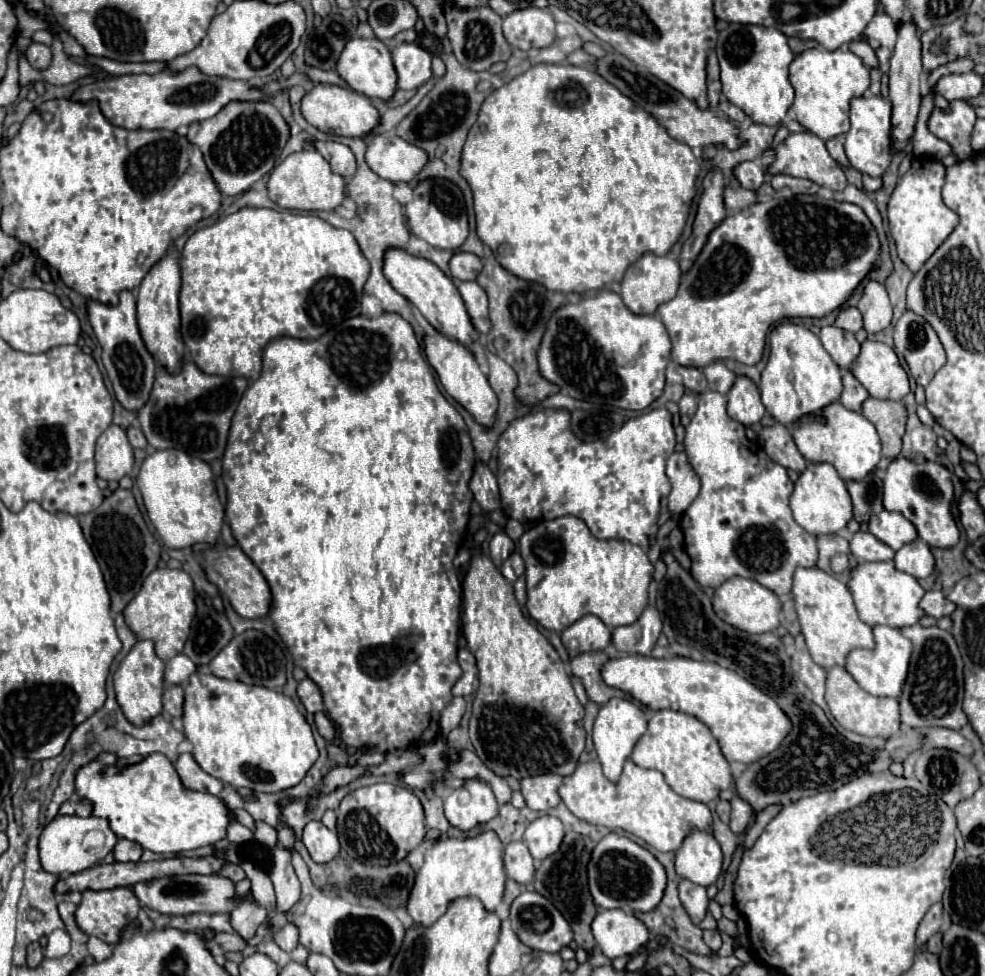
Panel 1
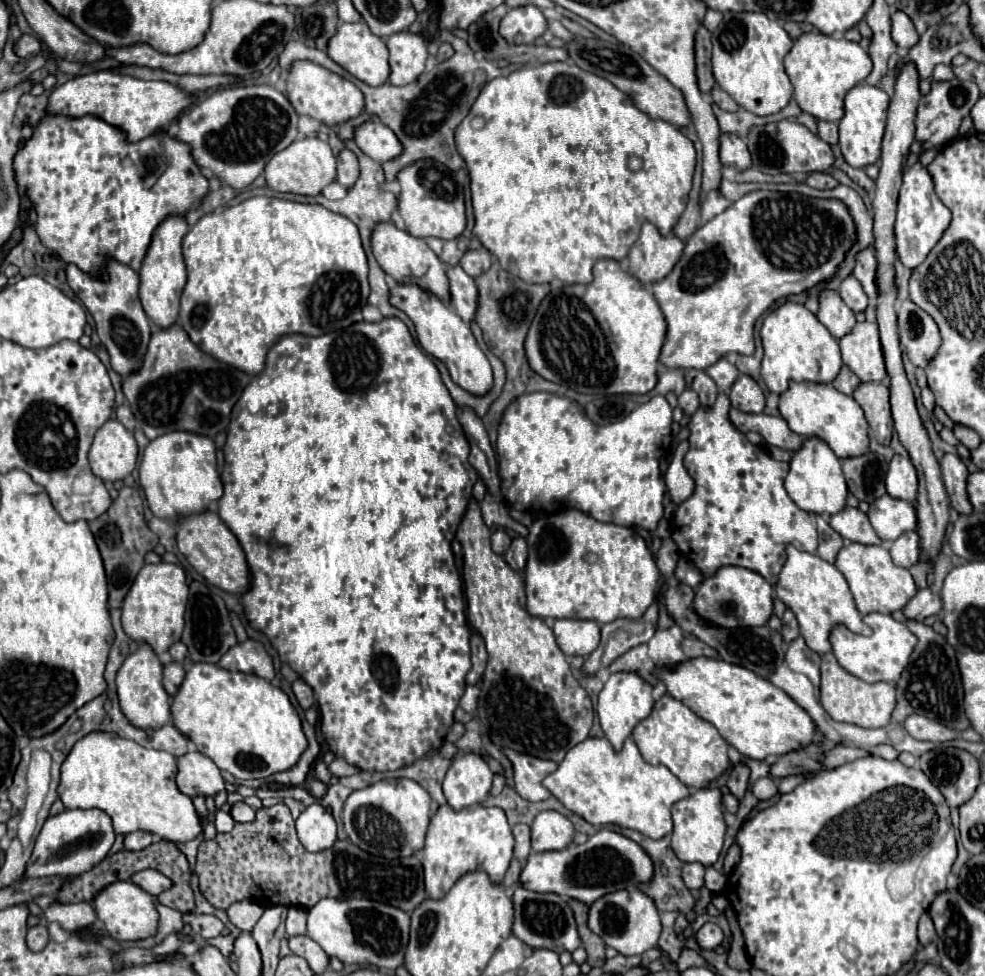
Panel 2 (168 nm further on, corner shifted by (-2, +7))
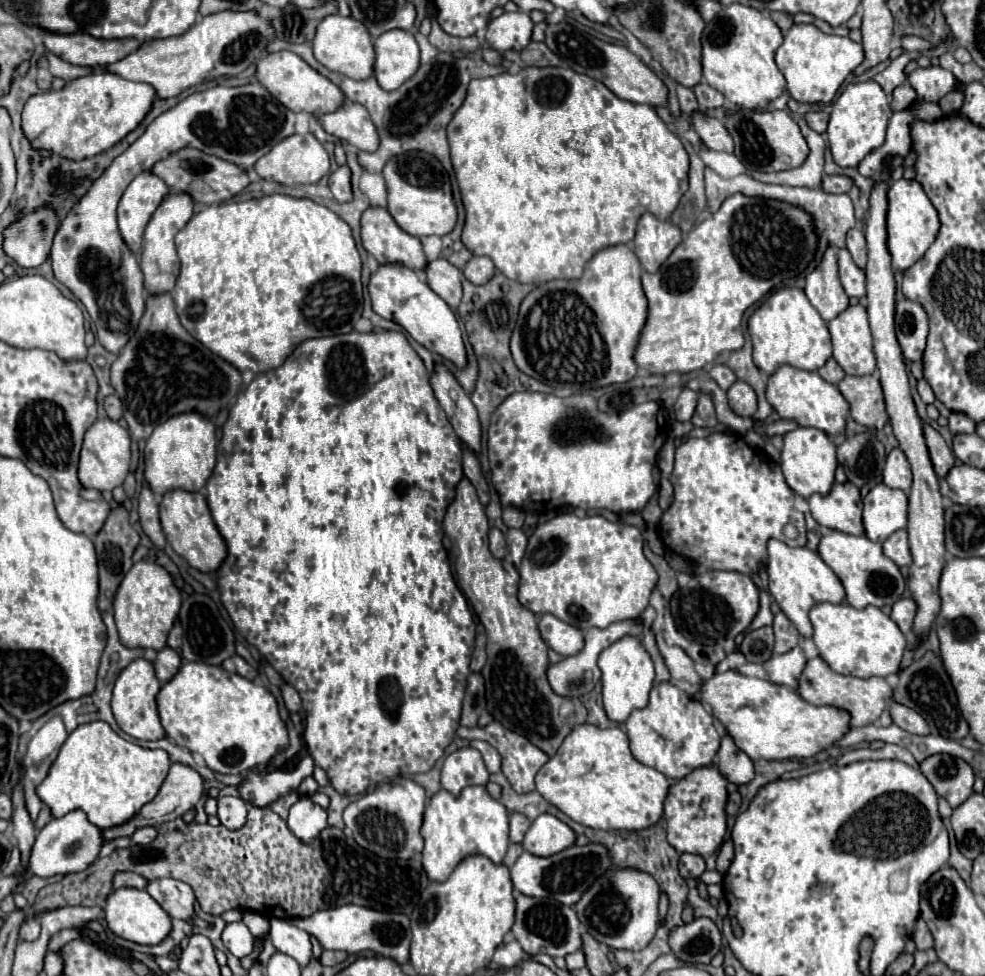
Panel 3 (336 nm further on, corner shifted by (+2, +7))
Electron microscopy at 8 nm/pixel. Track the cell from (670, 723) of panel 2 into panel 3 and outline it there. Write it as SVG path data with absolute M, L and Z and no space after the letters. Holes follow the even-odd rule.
M669 681L653 685L647 707L635 709L625 725L633 757L643 765L661 771L669 779L683 779L697 767L713 765L721 741L713 715L705 705Z

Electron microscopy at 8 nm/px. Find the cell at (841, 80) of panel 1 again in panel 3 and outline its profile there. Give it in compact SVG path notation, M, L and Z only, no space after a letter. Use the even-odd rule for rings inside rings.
M795 23L781 47L775 51L775 63L779 71L785 75L787 91L795 101L801 103L829 103L839 85L845 81L845 77L863 61L863 47L861 43L851 41L849 37L839 35L827 35L815 25L807 23Z

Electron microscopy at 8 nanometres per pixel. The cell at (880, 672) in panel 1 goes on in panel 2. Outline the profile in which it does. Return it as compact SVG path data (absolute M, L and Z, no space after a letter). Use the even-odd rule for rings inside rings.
M869 613L863 617L863 621L873 629L869 637L851 633L847 627L835 627L831 633L831 645L833 653L839 661L839 665L849 671L851 675L863 679L865 683L897 683L903 669L907 667L909 655L917 643L917 637L899 621L895 621L891 615L883 613Z

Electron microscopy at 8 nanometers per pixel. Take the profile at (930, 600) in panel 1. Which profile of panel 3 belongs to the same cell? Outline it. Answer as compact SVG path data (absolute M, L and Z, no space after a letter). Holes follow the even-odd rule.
M899 599L893 603L893 611L891 611L891 619L899 625L899 629L903 633L907 633L913 625L913 617L917 613L917 605L913 599Z

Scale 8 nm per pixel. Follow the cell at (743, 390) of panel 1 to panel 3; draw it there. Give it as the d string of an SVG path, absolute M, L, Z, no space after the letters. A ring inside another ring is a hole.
M735 381L727 391L727 399L729 399L731 411L739 417L753 417L753 413L757 411L755 391L745 381Z

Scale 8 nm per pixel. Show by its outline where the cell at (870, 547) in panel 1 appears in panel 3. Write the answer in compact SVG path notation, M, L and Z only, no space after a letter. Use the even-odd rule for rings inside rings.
M851 481L833 483L827 495L815 493L807 499L807 503L811 507L813 519L819 525L849 535L863 535L861 493L855 489L855 485L851 485Z

